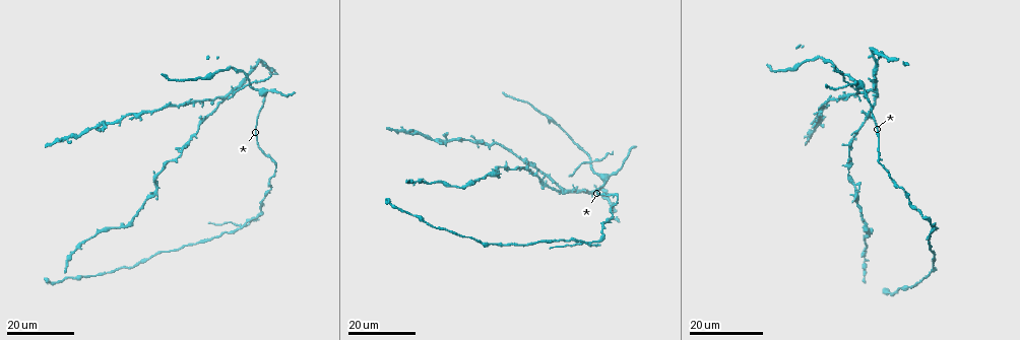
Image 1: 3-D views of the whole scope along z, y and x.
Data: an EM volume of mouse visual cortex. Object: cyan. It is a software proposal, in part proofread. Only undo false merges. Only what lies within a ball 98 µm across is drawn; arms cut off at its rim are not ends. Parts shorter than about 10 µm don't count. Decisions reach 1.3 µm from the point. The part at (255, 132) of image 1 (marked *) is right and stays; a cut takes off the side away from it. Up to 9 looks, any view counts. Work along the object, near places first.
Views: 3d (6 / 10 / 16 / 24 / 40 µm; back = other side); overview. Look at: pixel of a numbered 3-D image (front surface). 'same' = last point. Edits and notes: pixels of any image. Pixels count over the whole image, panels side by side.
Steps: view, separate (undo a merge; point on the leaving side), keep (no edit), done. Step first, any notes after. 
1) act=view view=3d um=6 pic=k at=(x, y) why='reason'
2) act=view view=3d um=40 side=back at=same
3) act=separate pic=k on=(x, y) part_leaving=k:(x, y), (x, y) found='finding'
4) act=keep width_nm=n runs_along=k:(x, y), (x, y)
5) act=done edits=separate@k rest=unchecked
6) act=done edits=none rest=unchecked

act=view view=3d um=24 pic=1 at=(267, 89)

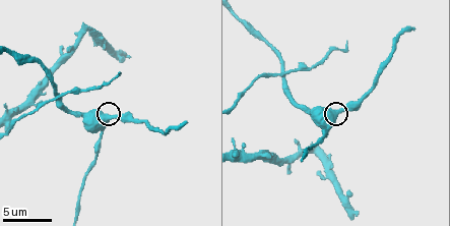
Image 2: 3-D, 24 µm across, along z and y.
act=view view=3d um=6 pic=2 at=(106, 115)

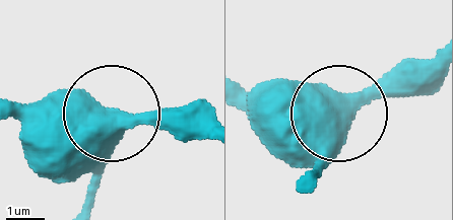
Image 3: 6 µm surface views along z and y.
act=keep width_nm=570 runs_along=3:(305, 181), (340, 114), (411, 65) found='continuous, no second neuron'

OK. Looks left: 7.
act=view view=3d um=16 pic=1 at=(850, 147) why='small branch off a trunk'

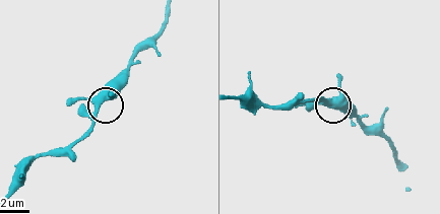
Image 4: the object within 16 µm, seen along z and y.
act=view view=3d um=10 pic=4 at=(97, 112)

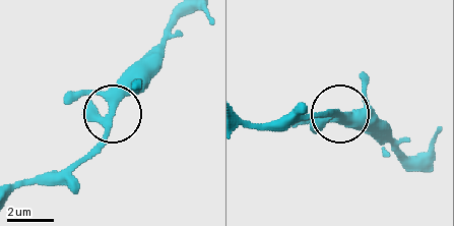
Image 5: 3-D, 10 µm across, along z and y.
act=keep width_nm=320 found='all the same neuron'

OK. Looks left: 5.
act=view view=3d um=16 pic=1 at=(220, 98)

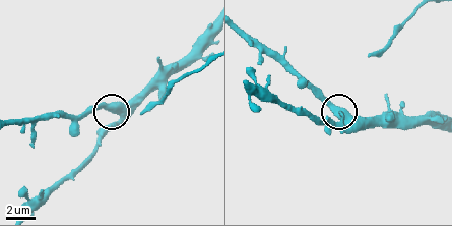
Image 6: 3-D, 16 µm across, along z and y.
act=view view=3d um=6 at=same

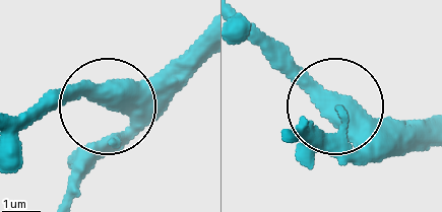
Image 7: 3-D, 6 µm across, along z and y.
act=keep found='all the same neuron'

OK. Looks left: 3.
act=view view=3d um=16 pic=2 at=(282, 73)

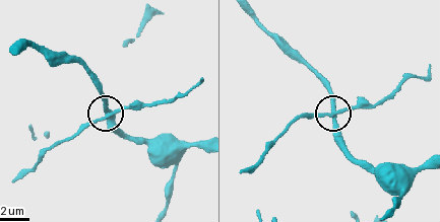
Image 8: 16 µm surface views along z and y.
act=separate pic=8 on=(87, 124) part_leaving=8:(334, 113), (307, 114), (242, 172) found='two neurons meet here'

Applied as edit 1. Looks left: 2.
act=done edits=separate@8 rest=unchecked

